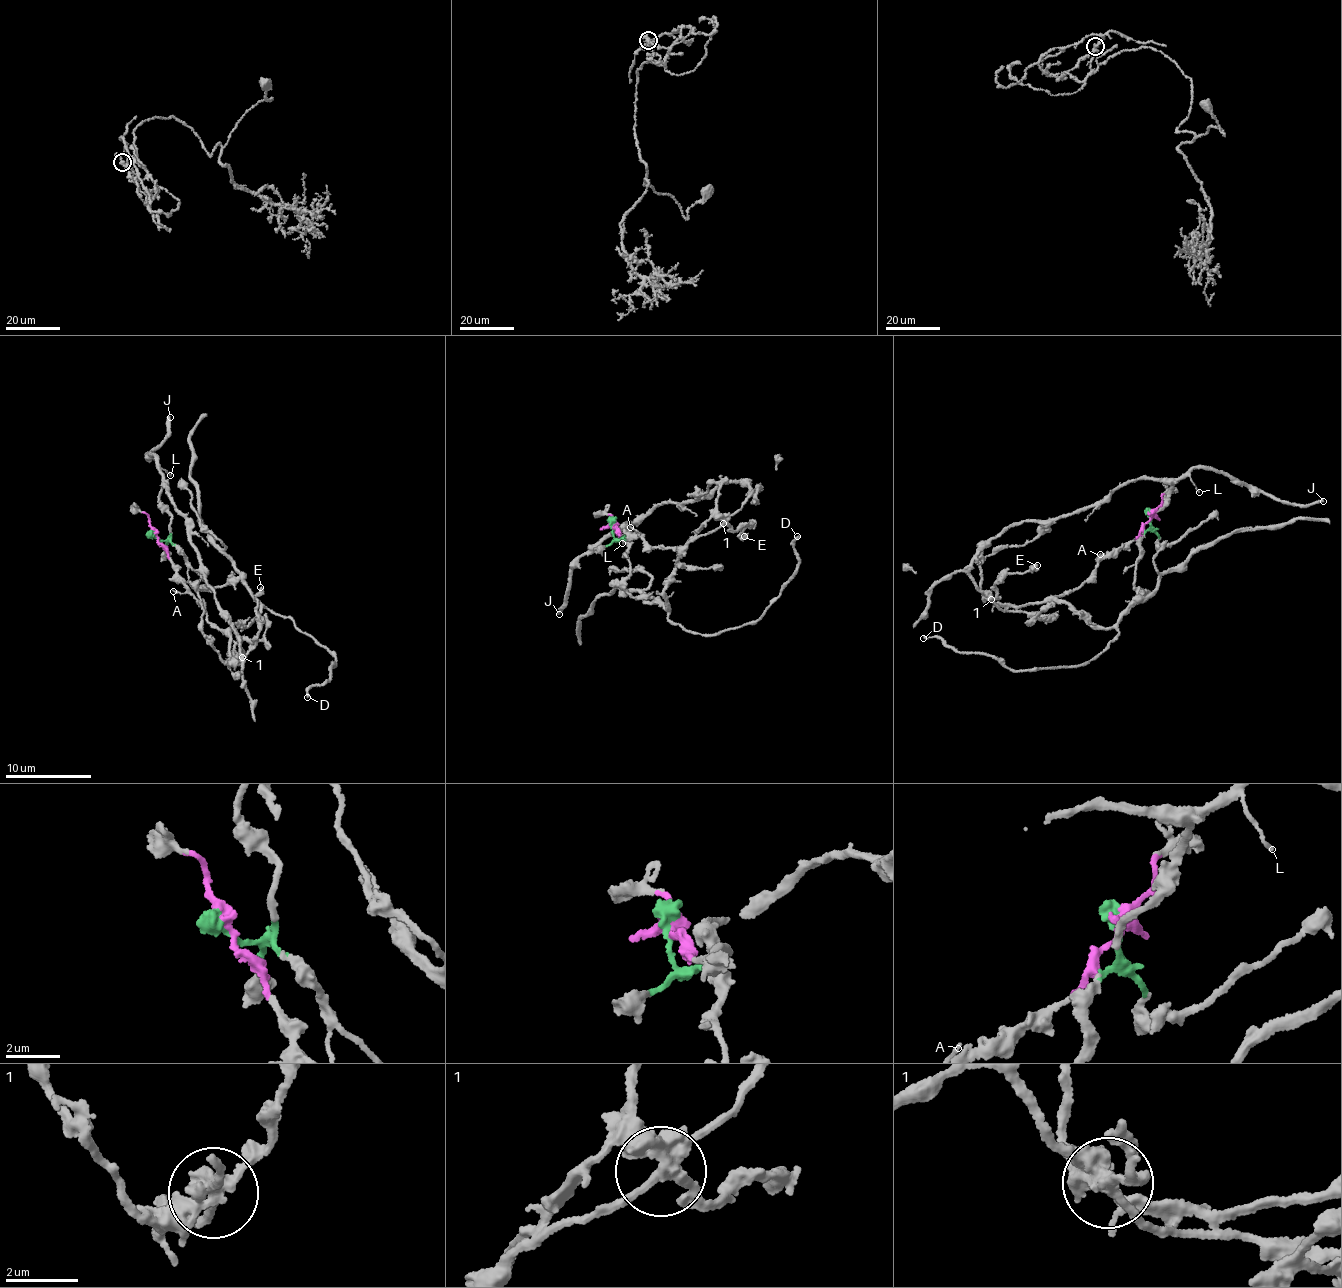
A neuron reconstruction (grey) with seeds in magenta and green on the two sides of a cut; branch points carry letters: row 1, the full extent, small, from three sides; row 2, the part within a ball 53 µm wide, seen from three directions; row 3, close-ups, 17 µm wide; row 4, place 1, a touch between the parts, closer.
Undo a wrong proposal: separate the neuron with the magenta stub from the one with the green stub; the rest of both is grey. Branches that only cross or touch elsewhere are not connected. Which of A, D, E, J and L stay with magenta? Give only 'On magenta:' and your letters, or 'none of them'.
On magenta: A, D, E

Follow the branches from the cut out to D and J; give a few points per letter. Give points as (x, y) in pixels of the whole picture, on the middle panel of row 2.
D: (613, 524), (621, 535), (672, 547), (668, 616), (707, 637), (762, 616), (797, 567), (797, 537)
J: (613, 523), (614, 536), (631, 531), (624, 525), (629, 521), (580, 557), (571, 569), (568, 601), (559, 614)

